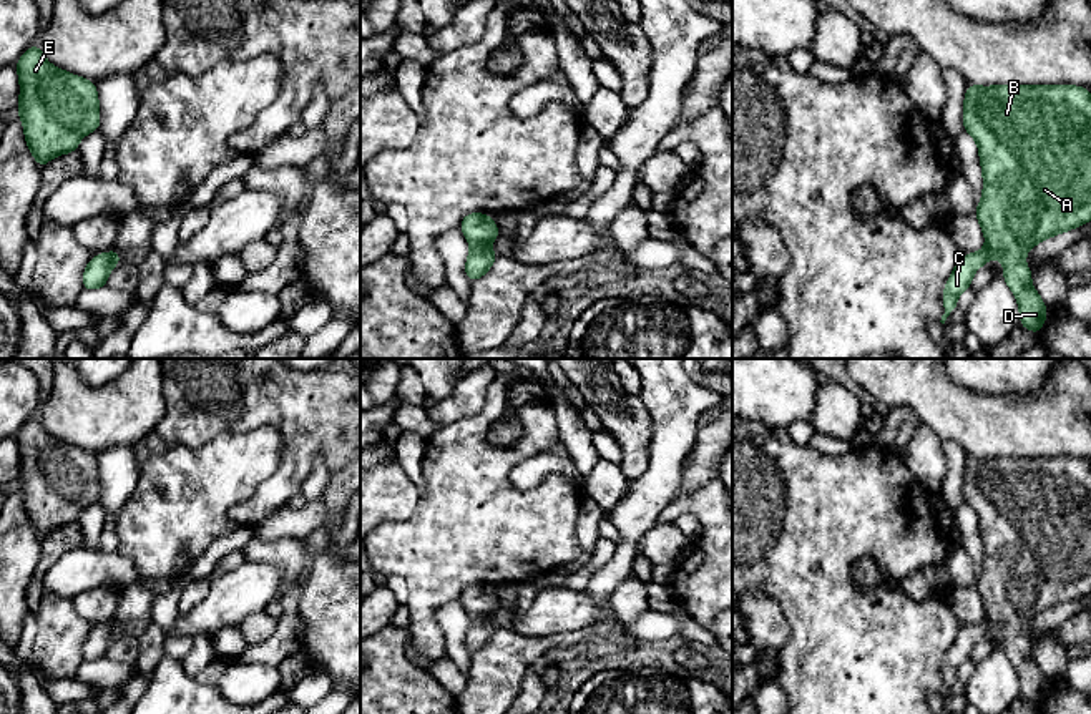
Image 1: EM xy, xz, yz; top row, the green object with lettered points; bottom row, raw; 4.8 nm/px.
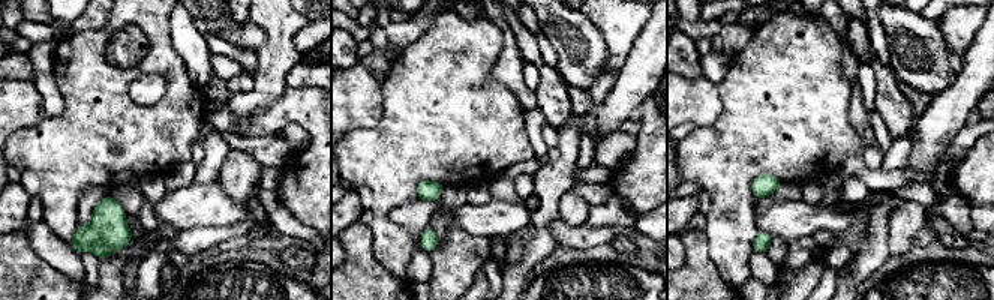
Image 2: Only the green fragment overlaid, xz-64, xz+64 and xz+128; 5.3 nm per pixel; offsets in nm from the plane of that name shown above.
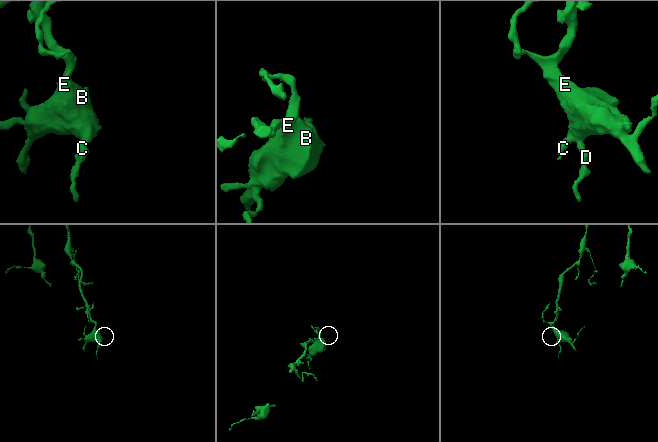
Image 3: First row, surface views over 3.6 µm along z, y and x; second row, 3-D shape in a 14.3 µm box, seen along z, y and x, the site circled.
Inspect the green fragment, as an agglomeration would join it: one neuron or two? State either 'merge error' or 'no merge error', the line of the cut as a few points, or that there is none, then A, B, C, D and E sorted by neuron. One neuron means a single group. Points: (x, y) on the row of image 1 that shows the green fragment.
no merge error | no cut | A B C D E

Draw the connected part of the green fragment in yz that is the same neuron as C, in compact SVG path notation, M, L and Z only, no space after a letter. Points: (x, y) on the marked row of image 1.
M968 85L963 103L963 126L973 136L980 151L983 173L983 196L976 206L976 218L986 246L965 254L956 262L943 289L945 314L942 324L956 309L958 296L971 286L973 274L988 259L1003 262L1003 279L1020 306L1020 324L1040 334L1048 309L1031 284L1031 271L1025 262L1026 252L1038 242L1071 231L1091 221L1091 91L1073 85Z

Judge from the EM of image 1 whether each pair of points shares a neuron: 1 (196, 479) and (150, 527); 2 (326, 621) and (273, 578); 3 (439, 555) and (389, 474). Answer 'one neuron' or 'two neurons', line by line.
1: one neuron
2: two neurons
3: two neurons

